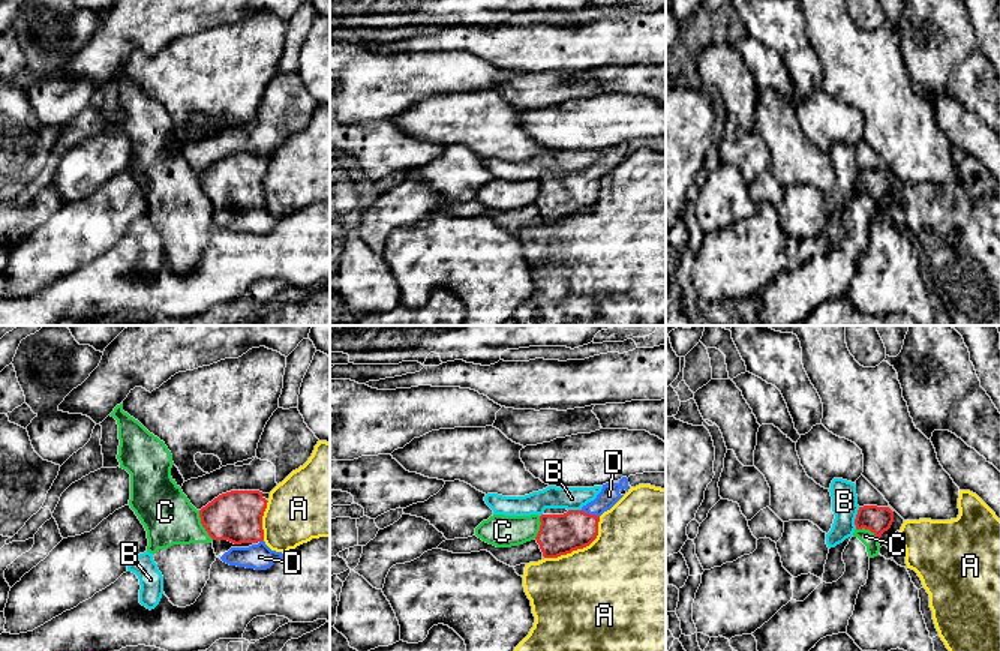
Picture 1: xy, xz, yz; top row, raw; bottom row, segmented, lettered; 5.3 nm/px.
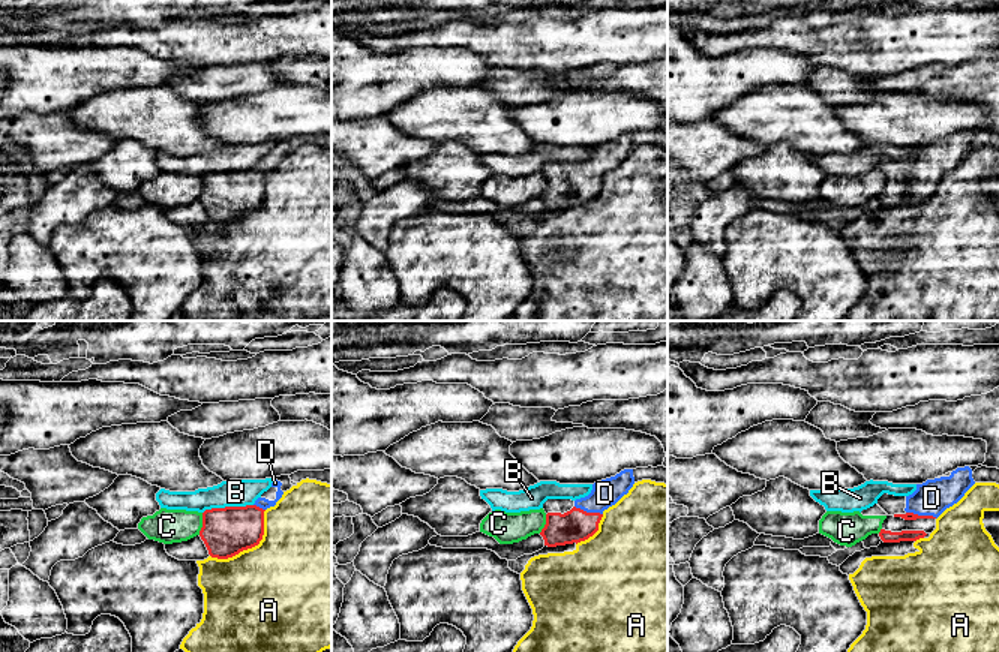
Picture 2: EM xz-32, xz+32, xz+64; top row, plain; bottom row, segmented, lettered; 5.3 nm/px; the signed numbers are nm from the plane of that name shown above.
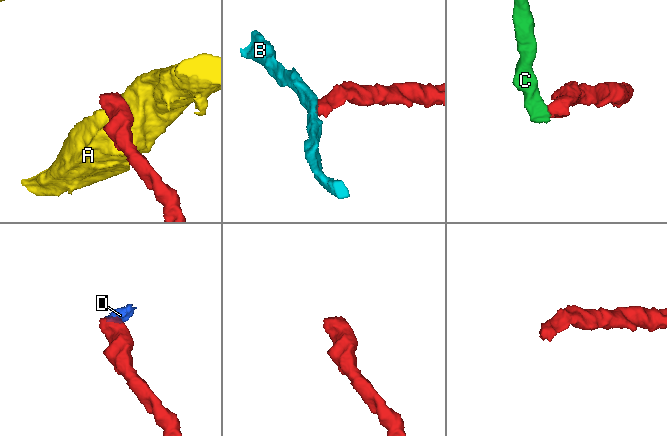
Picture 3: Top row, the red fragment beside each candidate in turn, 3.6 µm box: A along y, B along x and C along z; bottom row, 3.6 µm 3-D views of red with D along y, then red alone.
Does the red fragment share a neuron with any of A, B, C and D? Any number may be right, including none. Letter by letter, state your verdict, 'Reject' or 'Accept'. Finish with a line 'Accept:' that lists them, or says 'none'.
A: Reject
B: Reject
C: Reject
D: Accept
Accept: D

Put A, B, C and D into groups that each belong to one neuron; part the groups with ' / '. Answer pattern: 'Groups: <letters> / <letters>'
Groups: A / B / C / D

